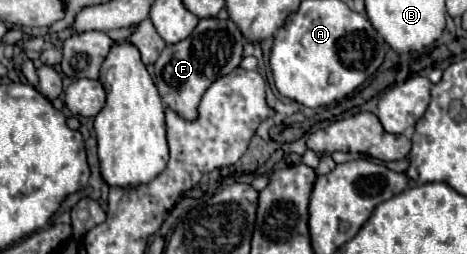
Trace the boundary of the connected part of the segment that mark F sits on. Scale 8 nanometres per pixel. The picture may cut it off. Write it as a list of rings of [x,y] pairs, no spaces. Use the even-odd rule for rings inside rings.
[[[230,18],[200,20],[194,32],[186,40],[166,46],[154,64],[154,72],[156,72],[154,82],[158,86],[162,102],[168,108],[174,108],[182,118],[194,120],[198,102],[202,94],[206,92],[206,88],[214,80],[230,74],[236,66],[240,66],[242,56],[244,56],[244,42],[246,42],[244,34]]]

